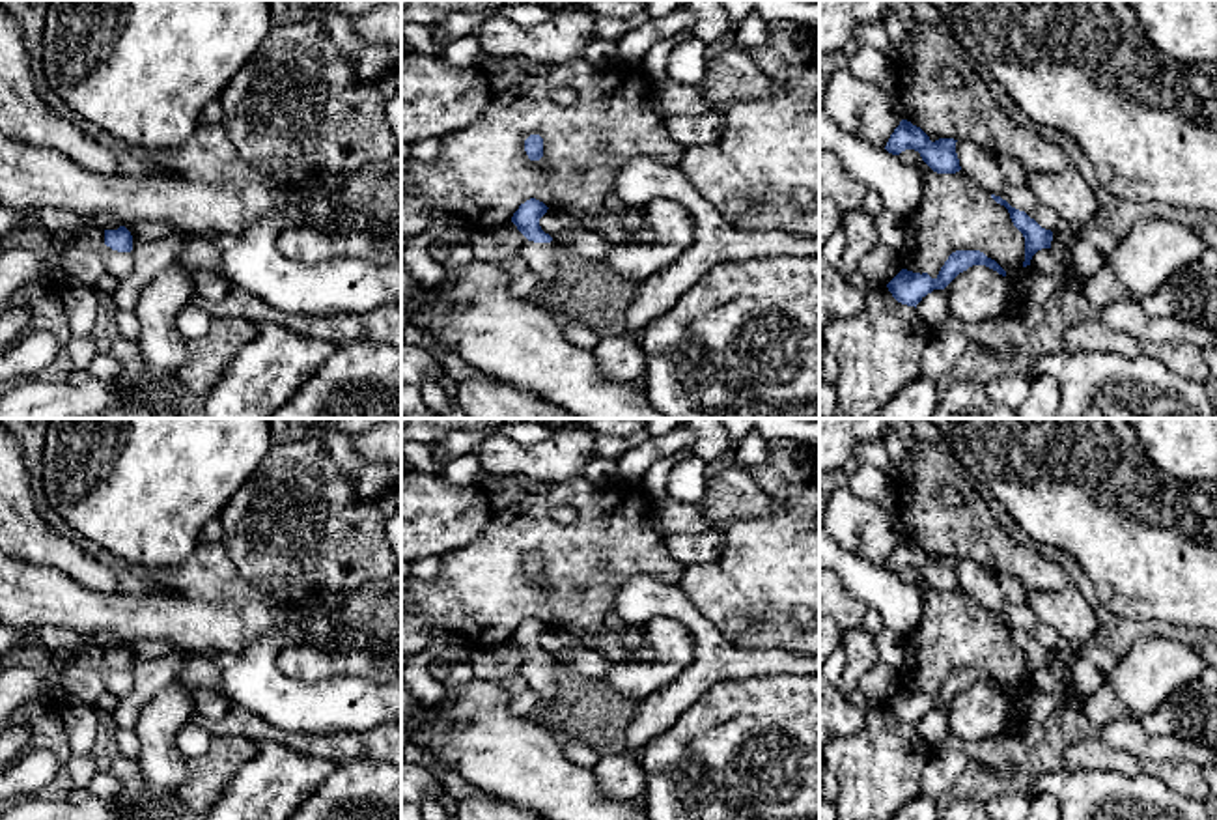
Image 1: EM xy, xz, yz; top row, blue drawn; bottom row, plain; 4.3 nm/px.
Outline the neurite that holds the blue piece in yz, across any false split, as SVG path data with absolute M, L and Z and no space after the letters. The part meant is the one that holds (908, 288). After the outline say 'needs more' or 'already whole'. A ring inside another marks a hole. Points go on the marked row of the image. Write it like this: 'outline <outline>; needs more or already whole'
outline M956 250L948 256L939 275L931 278L928 273L913 273L902 269L888 284L892 297L907 306L915 306L933 290L944 290L959 273L972 265L986 265L999 275L1006 276L1006 271L980 250Z; already whole

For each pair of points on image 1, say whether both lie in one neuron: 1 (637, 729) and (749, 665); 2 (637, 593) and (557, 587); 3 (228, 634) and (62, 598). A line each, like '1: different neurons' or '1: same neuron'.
1: same neuron
2: different neurons
3: same neuron

